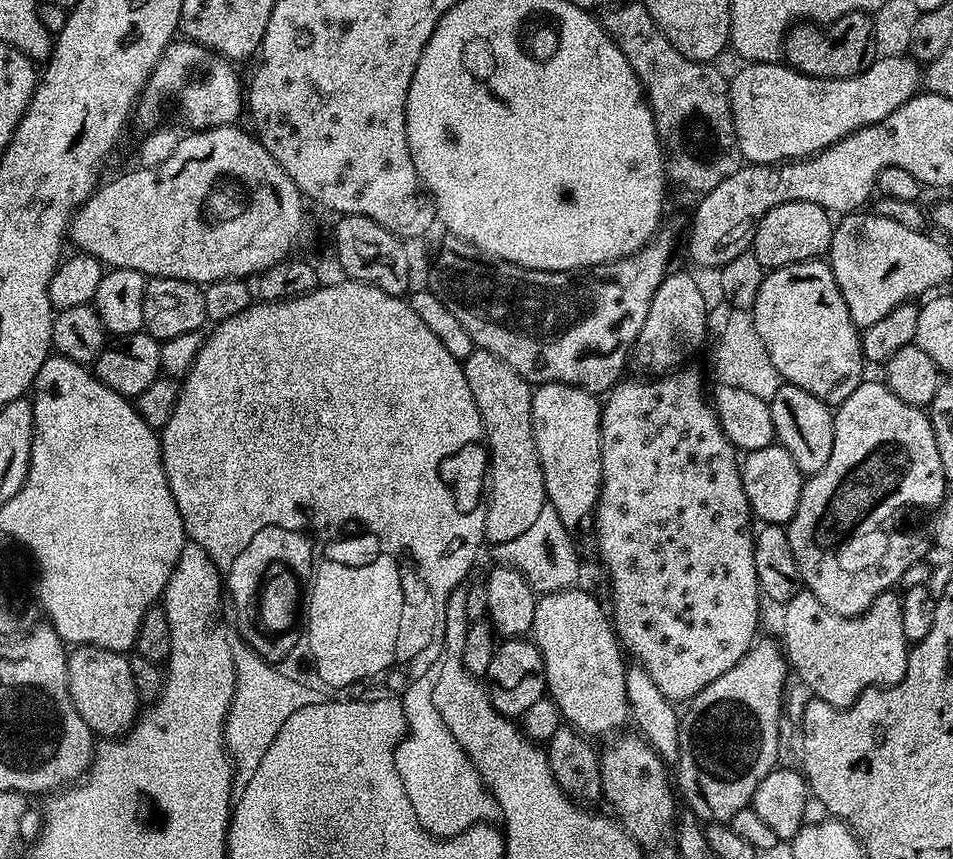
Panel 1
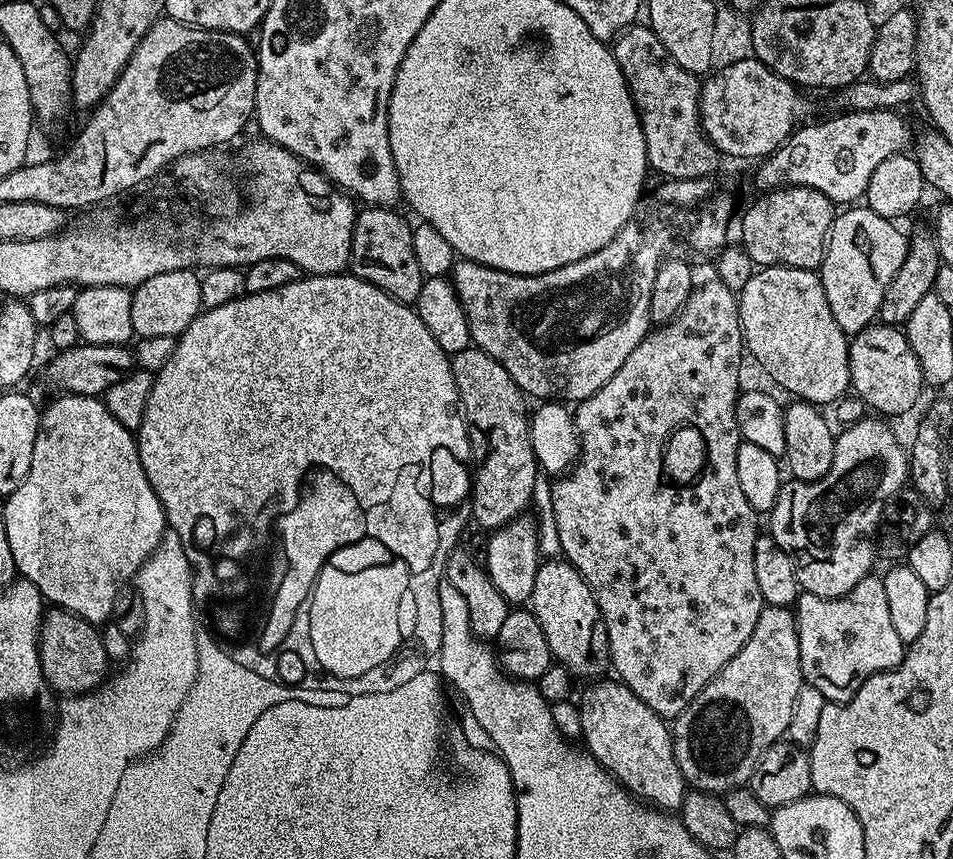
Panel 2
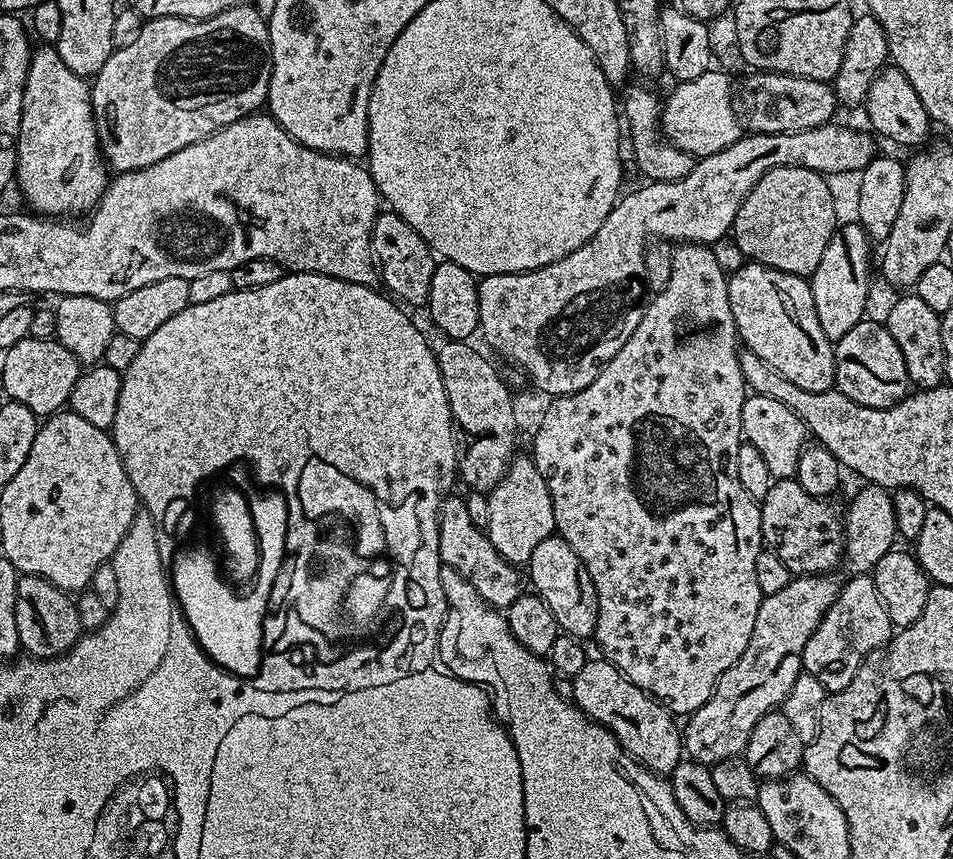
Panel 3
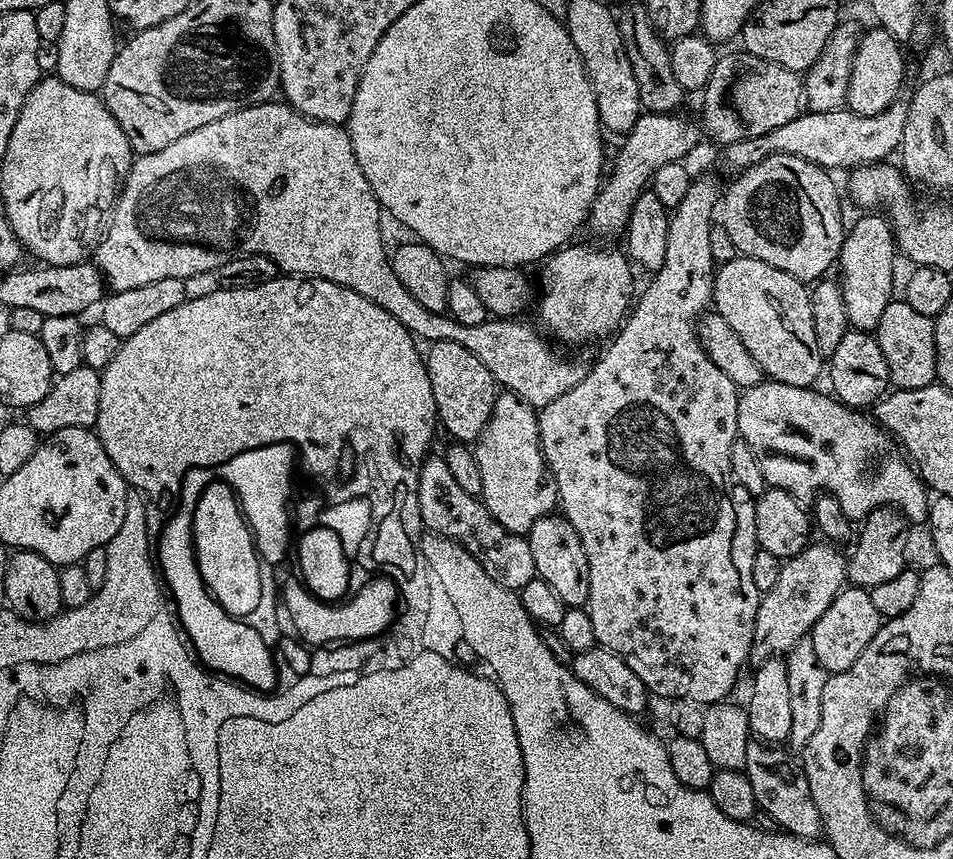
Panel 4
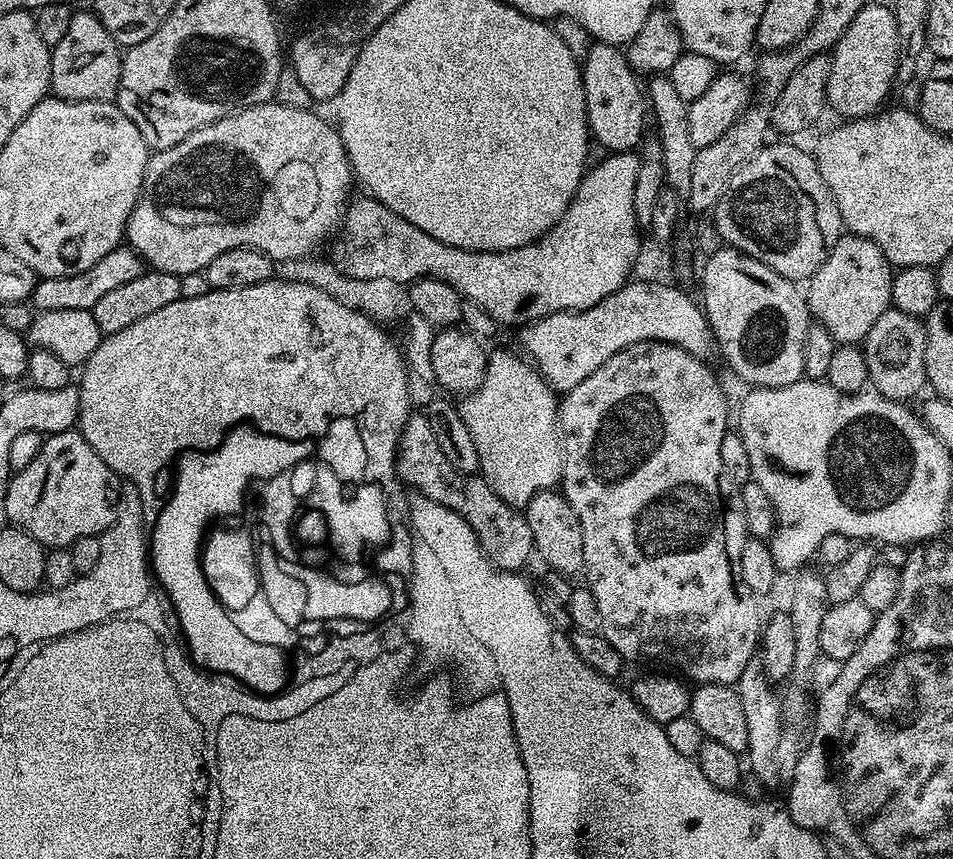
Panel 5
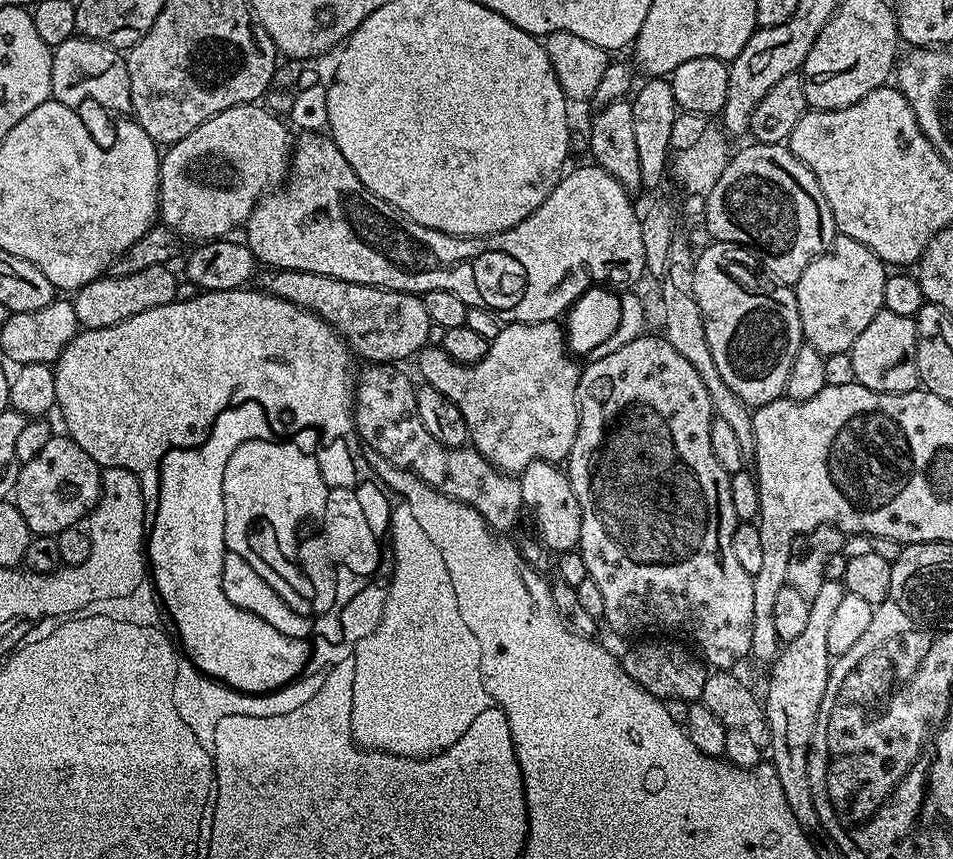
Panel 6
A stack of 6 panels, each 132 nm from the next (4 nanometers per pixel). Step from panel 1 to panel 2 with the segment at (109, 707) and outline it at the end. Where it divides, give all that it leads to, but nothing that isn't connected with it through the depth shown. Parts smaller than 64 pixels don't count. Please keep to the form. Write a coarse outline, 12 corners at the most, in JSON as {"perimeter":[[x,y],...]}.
{"perimeter":[[55,606],[40,622],[40,665],[56,694],[105,683],[97,625]]}

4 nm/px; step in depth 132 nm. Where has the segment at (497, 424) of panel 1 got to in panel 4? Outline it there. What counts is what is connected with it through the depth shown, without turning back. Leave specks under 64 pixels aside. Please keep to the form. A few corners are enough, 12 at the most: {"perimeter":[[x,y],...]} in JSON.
{"perimeter":[[458,342],[426,348],[436,415],[479,441],[498,385]]}

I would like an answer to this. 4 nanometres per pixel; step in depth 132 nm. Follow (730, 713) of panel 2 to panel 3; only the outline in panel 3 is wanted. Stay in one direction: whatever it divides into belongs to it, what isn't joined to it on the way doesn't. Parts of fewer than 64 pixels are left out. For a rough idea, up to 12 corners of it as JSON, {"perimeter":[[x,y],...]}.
{"perimeter":[[835,575],[761,599],[750,646],[687,717],[699,764],[737,759],[783,705]]}

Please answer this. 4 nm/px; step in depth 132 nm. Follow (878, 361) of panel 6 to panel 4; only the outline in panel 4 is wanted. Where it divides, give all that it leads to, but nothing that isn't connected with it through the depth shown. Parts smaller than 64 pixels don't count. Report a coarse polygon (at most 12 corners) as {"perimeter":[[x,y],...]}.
{"perimeter":[[902,298],[874,335],[893,389],[936,380],[936,321]]}

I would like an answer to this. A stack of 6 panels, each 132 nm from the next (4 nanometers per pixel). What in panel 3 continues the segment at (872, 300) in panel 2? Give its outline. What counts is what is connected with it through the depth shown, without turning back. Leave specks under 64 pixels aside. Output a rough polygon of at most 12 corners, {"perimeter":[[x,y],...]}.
{"perimeter":[[841,223],[812,271],[822,334],[865,319],[873,245]]}

